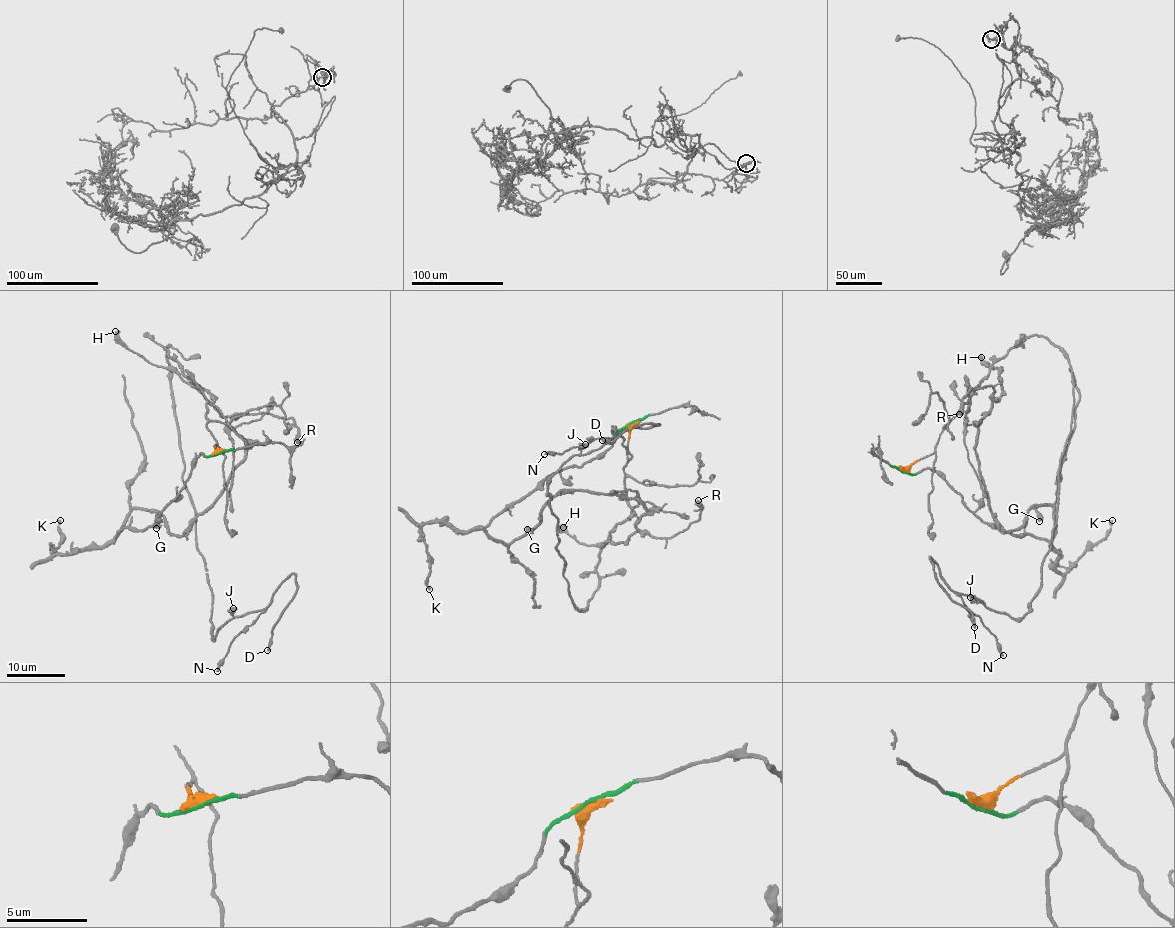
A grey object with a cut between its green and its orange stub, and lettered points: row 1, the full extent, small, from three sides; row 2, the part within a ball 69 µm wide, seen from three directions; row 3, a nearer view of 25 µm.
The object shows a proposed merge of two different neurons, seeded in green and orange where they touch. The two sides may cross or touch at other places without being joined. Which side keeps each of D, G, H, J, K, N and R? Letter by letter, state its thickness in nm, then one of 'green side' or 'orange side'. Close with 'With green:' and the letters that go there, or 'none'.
D: calibre 240 nm; orange side
G: calibre 650 nm; green side
H: calibre 440 nm; green side
J: calibre 600 nm; orange side
K: calibre 260 nm; green side
N: calibre 240 nm; orange side
R: calibre 600 nm; green side
With green: G, H, K, R

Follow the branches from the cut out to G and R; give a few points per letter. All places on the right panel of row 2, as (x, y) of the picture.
G: (903, 471), (933, 470), (975, 515), (1001, 530), (1049, 540), (1055, 529), (1050, 505), (1034, 507), (1040, 521)
R: (903, 471), (1049, 540), (1049, 504), (1010, 530), (992, 513), (990, 384), (959, 414)

